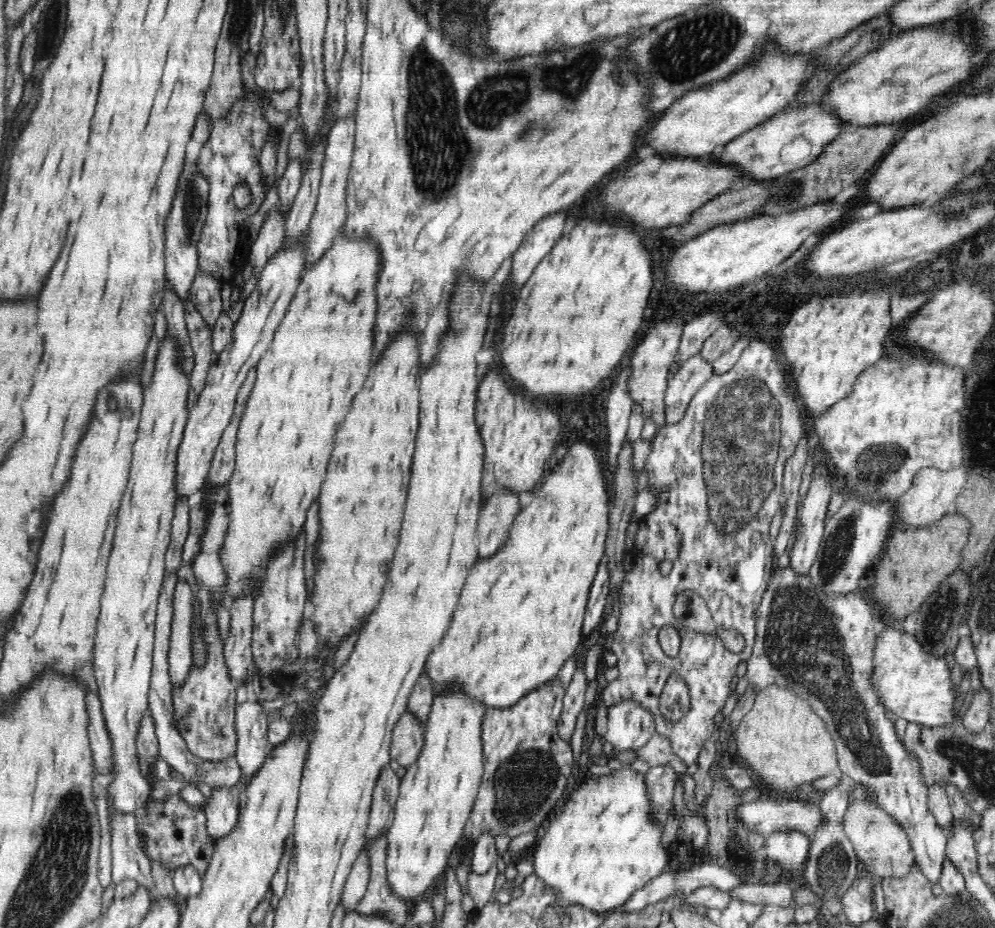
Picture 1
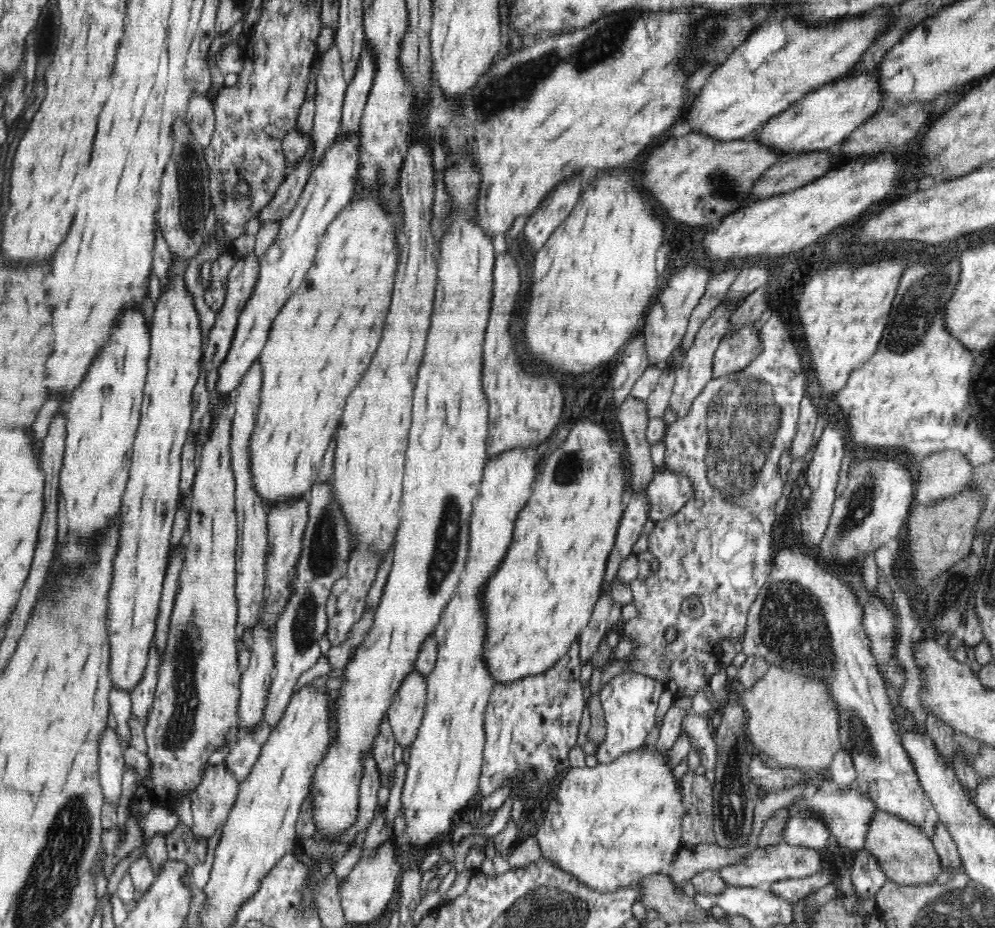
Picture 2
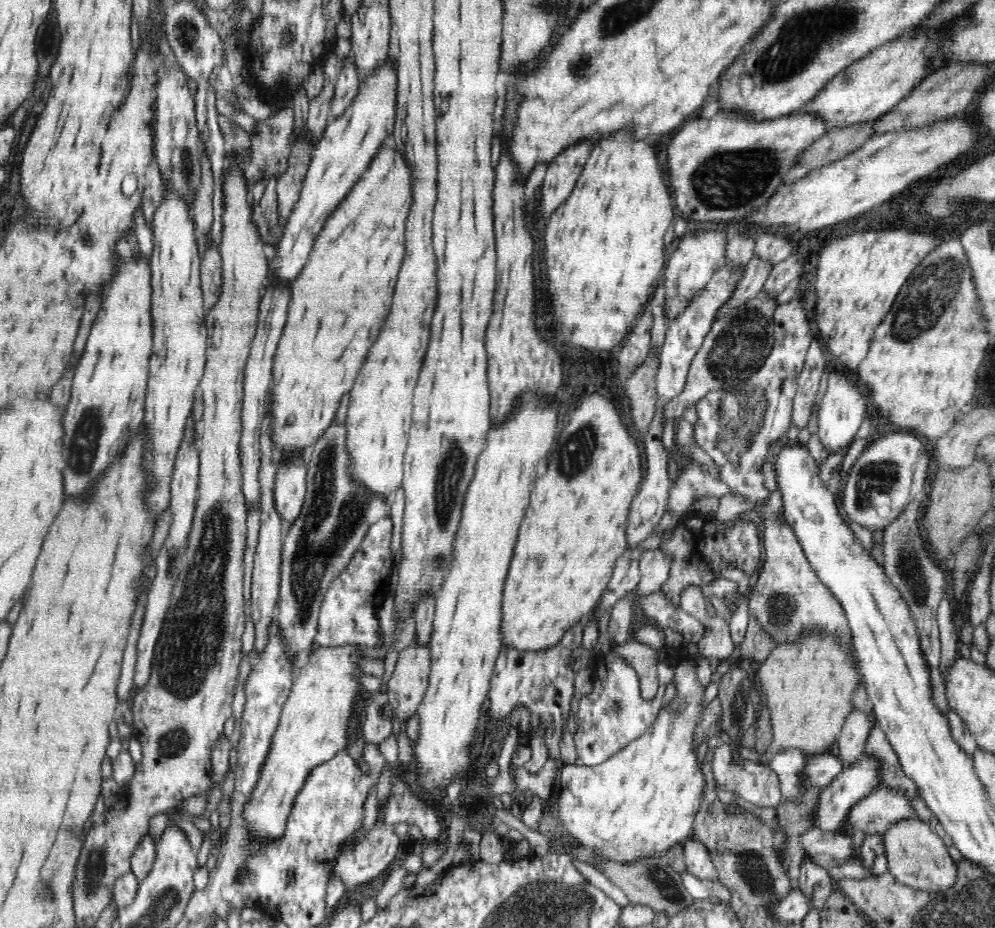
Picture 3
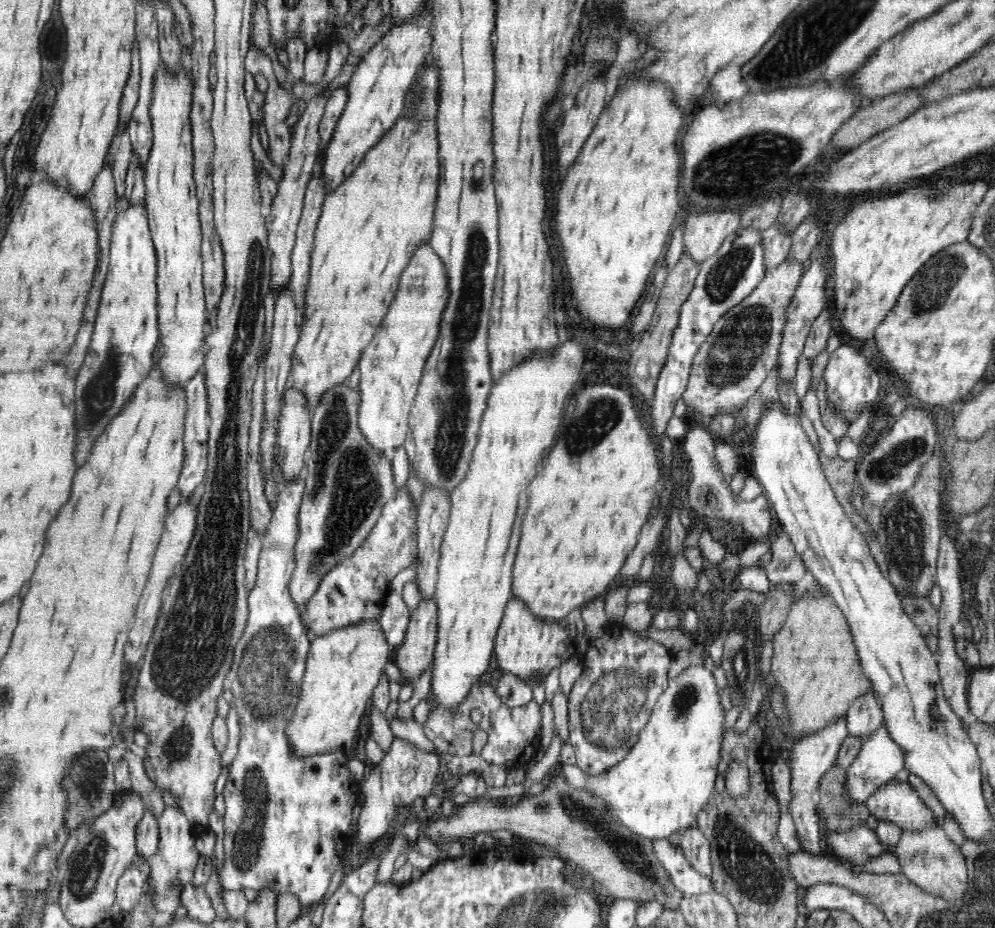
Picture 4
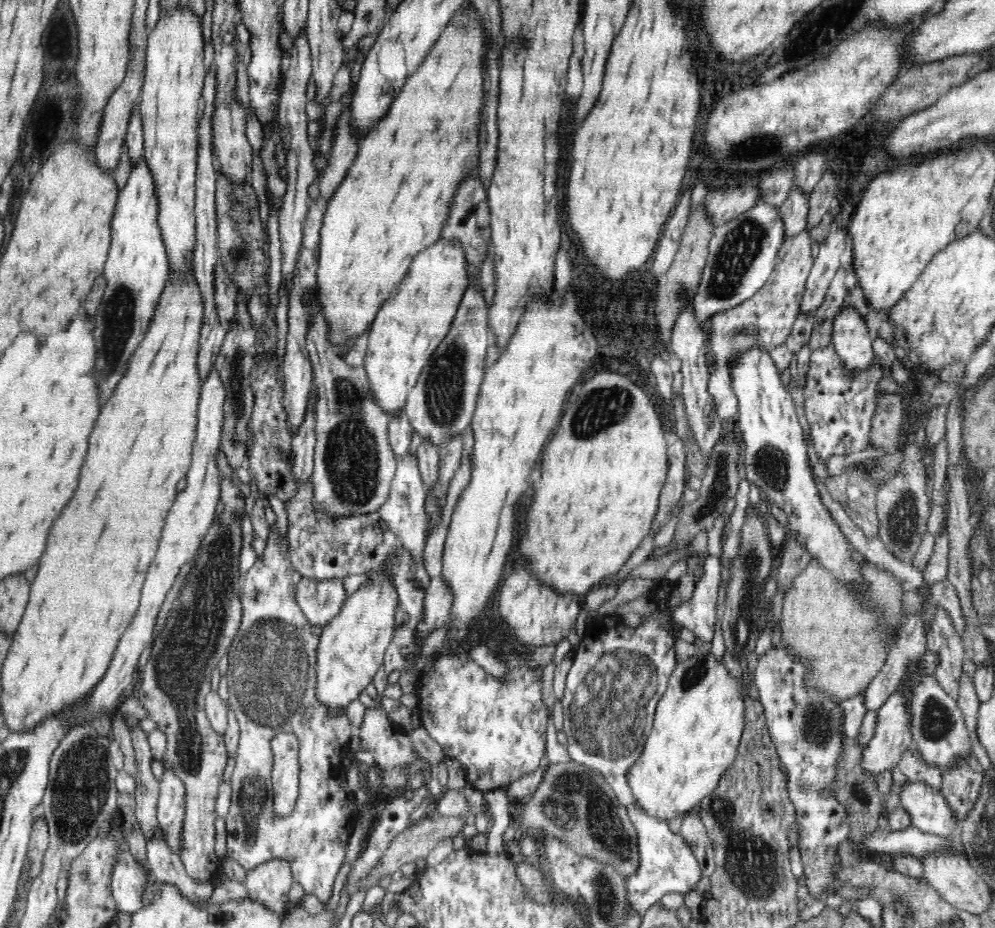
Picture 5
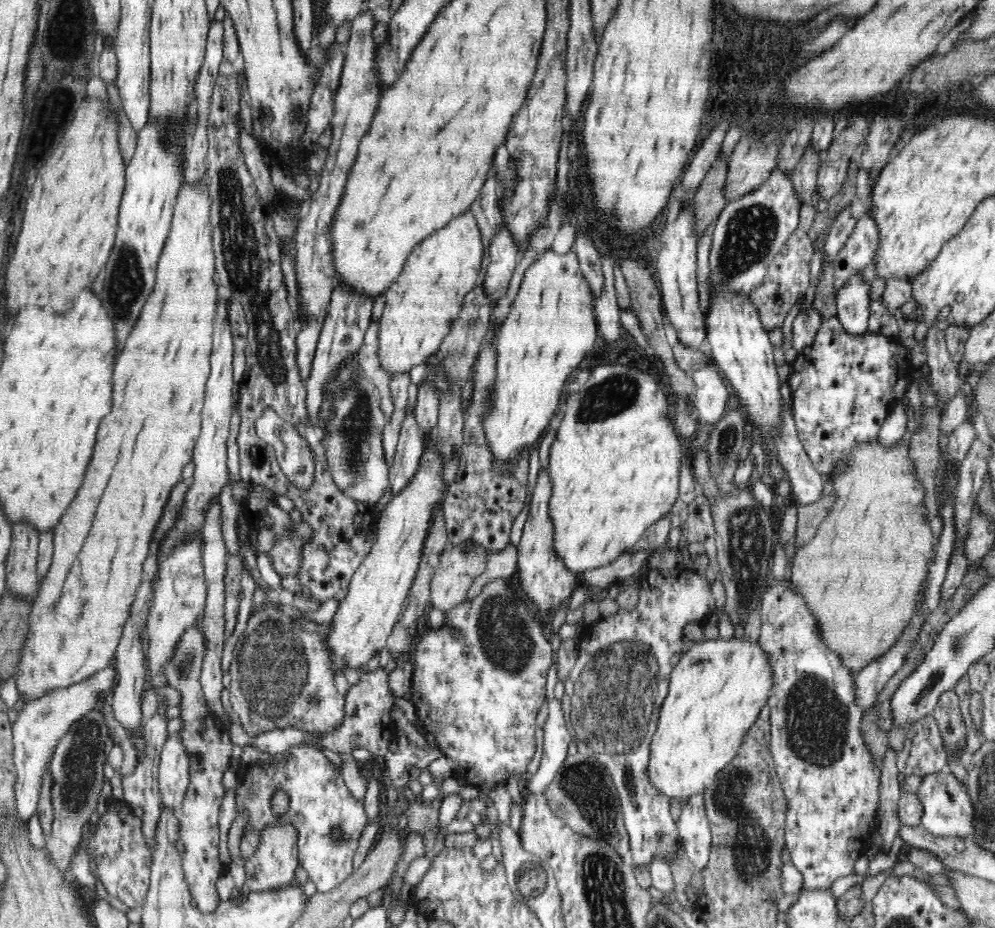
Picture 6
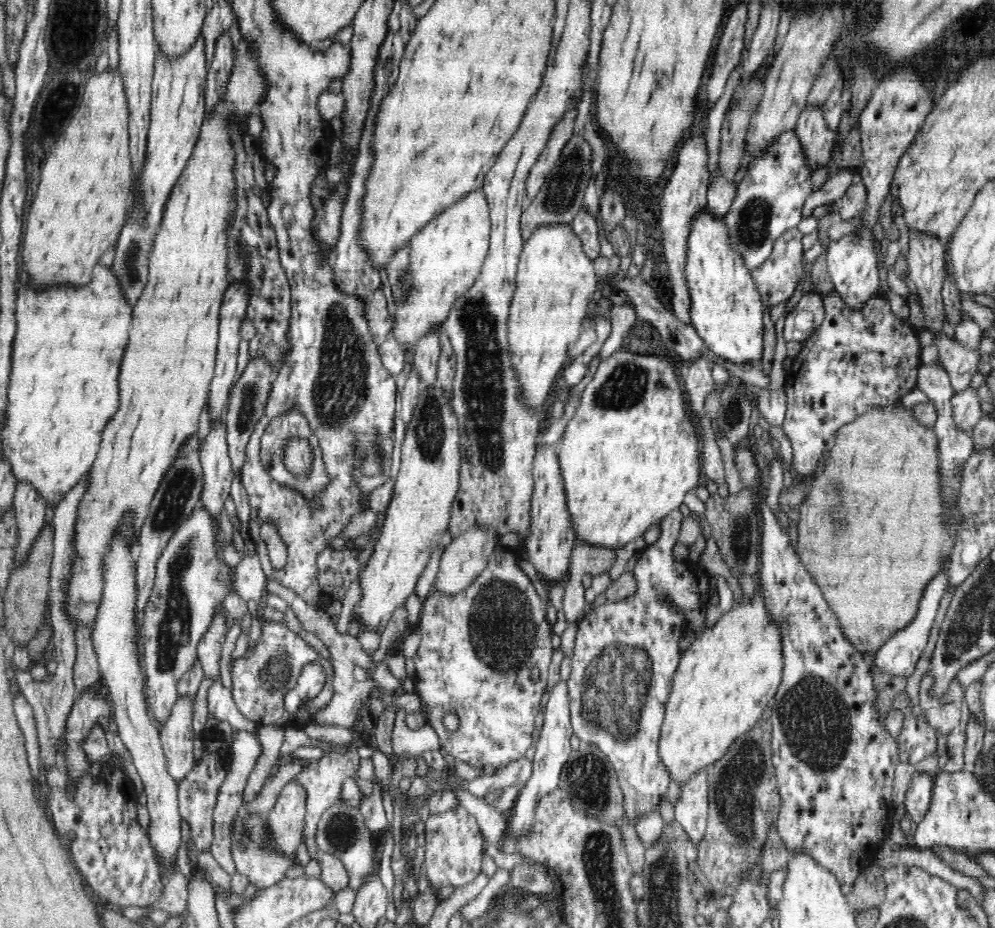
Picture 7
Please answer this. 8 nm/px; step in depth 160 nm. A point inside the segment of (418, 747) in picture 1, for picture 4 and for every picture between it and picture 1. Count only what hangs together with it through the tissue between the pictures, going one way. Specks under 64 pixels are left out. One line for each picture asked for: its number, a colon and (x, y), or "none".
2: (405, 713)
3: (408, 683)
4: (416, 652)

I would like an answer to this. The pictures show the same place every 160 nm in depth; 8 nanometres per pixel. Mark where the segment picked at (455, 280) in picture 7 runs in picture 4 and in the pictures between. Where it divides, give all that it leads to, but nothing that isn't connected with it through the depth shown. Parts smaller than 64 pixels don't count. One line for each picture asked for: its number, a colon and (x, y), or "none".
4: (391, 366)
5: (416, 317)
6: (421, 304)

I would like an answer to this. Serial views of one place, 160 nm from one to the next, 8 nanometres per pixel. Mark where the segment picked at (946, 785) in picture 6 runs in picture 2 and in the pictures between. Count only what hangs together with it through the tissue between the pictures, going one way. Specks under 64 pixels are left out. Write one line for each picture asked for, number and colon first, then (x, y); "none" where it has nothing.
2: (847, 814)
3: (874, 814)
4: (897, 802)
5: (929, 811)

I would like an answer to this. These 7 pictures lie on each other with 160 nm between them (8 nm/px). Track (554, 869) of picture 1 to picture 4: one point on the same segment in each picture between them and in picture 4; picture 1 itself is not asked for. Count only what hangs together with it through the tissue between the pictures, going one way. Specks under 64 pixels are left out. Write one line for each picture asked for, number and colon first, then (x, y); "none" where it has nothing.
2: (610, 825)
3: (637, 804)
4: (666, 778)

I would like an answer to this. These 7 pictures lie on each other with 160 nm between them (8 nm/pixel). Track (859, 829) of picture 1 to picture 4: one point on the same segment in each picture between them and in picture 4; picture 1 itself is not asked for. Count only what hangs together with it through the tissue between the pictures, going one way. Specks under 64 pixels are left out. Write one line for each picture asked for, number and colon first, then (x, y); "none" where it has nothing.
2: (905, 853)
3: (917, 856)
4: (929, 858)

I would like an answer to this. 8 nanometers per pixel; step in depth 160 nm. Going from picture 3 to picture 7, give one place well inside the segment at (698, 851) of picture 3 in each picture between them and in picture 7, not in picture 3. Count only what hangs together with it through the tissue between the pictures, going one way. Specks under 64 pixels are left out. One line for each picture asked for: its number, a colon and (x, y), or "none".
4: (696, 847)
5: (693, 830)
6: (693, 825)
7: (691, 811)

